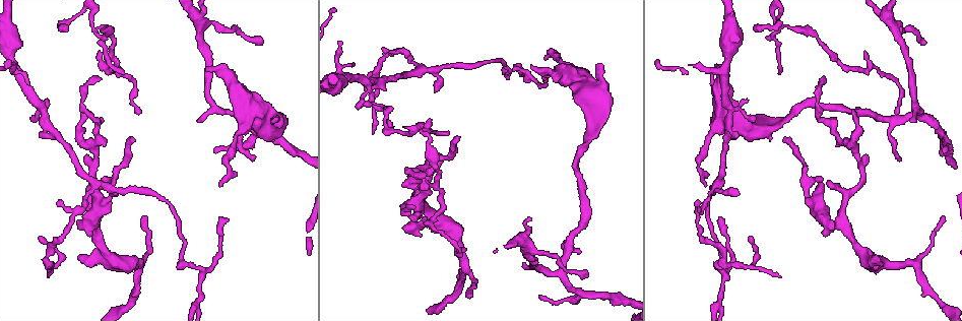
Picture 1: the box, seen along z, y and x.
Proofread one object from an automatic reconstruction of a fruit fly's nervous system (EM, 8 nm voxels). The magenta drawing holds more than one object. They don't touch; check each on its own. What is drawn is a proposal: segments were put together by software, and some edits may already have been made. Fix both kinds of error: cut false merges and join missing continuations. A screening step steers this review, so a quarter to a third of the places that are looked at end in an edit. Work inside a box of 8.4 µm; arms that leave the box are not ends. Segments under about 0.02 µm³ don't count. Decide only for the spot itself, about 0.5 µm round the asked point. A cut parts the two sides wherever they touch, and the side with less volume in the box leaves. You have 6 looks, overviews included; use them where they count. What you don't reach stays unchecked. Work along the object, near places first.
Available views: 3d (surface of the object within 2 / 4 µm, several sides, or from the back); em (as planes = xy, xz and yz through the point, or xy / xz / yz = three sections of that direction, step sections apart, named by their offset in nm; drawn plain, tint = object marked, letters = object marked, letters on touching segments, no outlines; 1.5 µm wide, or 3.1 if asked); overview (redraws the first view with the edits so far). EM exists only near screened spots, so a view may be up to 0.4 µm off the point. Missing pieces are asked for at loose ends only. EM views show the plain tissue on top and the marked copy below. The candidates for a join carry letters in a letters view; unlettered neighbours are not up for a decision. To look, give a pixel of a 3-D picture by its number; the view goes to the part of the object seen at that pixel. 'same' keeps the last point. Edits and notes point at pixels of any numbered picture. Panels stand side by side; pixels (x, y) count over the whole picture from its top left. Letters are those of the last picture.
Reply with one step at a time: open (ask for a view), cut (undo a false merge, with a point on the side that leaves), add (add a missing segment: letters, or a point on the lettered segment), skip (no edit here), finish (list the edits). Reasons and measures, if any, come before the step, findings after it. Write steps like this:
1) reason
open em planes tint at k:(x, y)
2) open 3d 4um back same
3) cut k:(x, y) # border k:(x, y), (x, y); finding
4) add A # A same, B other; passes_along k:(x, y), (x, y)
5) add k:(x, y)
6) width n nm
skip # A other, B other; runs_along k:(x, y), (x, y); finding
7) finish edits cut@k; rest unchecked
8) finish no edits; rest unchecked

free end
open em planes letters at 1:(923, 44)

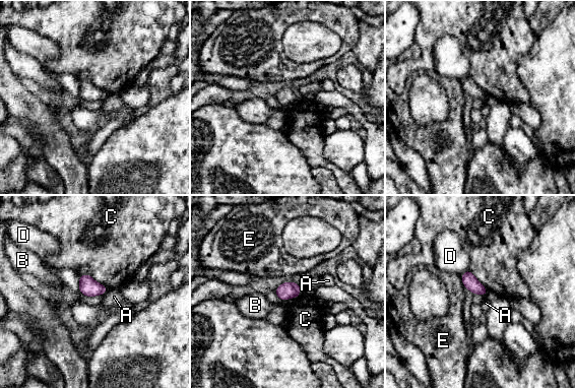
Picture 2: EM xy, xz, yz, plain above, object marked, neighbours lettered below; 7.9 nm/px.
skip # A other, B other, C other, D other, E other; border 2:(79, 274), (89, 274), (109, 288); no lettered segment goes on from it

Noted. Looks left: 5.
branch point
open em xz step 8 letters at 1:(418, 202)

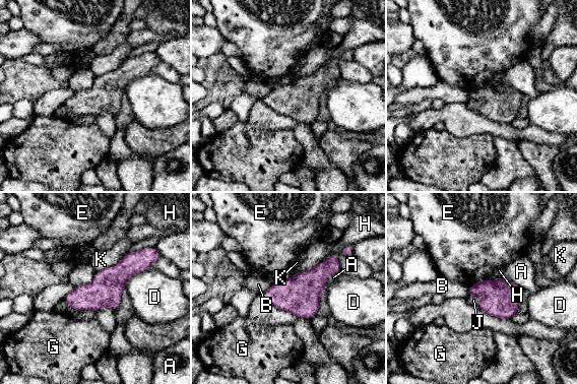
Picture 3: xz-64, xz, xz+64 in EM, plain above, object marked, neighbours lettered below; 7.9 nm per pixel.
skip # A other, B other, D other, E other, G other, H other, J other, K other; runs_along 3:(151, 249), (94, 296), (67, 300); continuous, no second cell

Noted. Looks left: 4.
a fork
open 3d 4um back at 1:(91, 225)

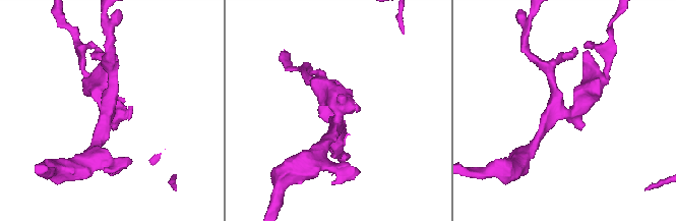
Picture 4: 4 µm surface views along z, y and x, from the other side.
open em planes tint at 4:(111, 113)

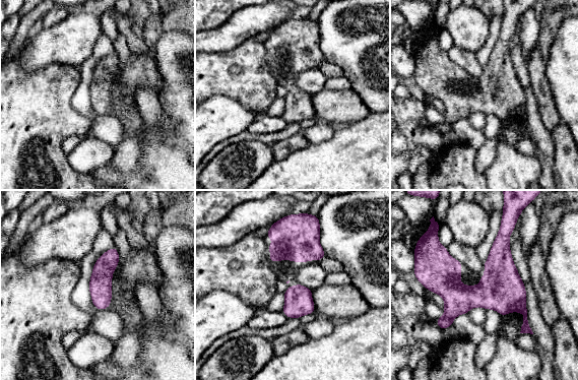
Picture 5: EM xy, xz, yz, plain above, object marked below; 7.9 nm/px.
what lies round it
open em planes letters same

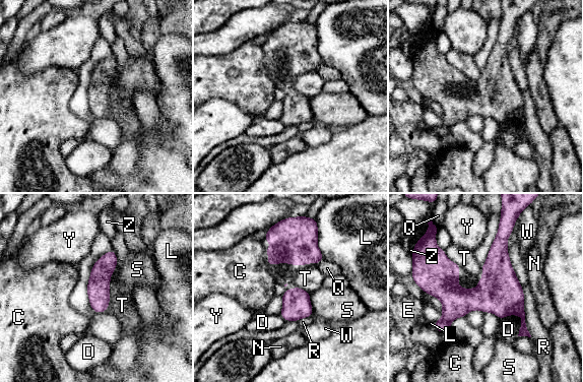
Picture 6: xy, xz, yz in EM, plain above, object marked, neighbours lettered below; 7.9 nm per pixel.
skip # C other, D other, E other, L other, N other, Q other, R other, S other, T other, W other, Y other, Z other; border 6:(117, 265), (110, 279), (107, 310); one cell here

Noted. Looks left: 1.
finish no edits; rest unchecked

